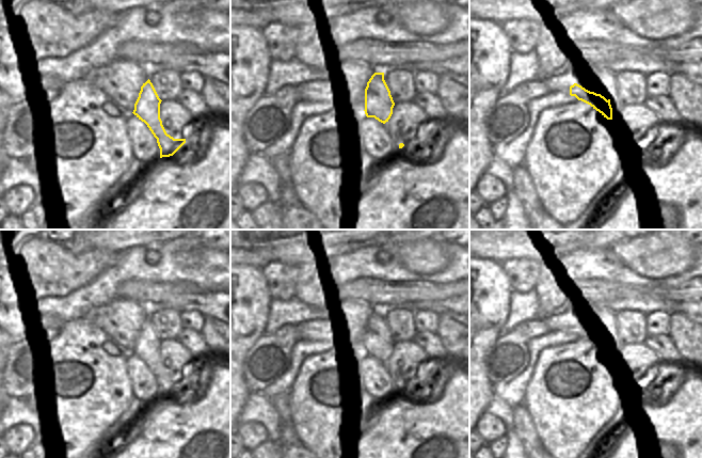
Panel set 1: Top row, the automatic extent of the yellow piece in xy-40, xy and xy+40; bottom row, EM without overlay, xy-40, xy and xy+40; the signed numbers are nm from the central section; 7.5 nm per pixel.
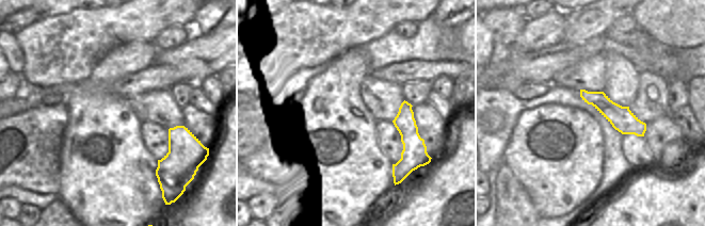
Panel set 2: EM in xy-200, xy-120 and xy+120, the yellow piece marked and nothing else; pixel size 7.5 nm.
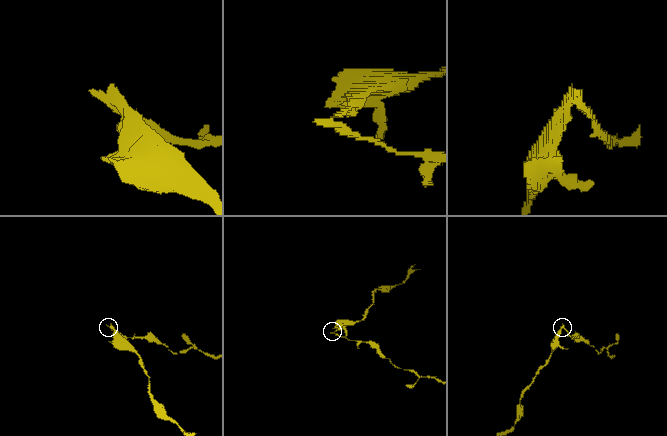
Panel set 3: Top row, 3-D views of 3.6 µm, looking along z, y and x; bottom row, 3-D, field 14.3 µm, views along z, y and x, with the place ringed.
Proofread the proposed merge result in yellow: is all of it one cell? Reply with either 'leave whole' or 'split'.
split

